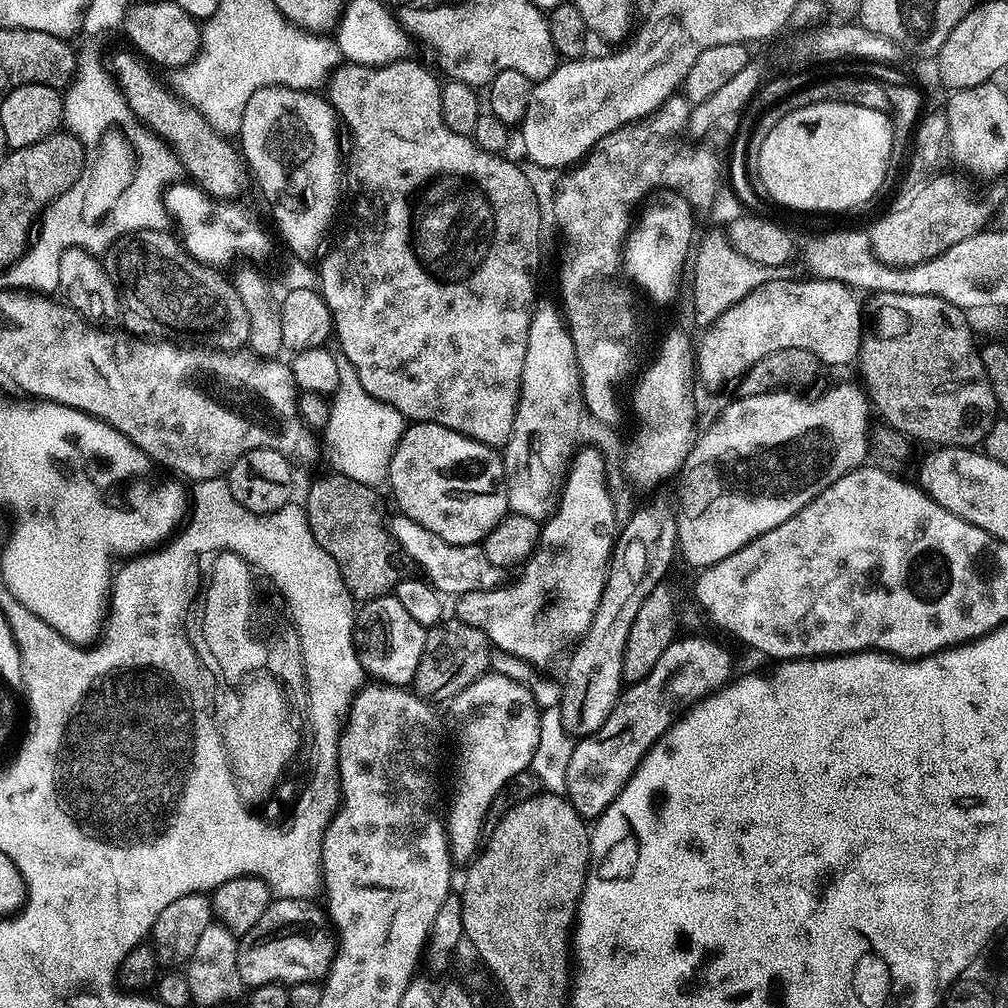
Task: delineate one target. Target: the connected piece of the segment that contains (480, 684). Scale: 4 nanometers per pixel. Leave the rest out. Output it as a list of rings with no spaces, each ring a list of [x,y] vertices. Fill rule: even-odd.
[[[488,672],[449,701],[456,734],[456,760],[446,831],[453,863],[465,865],[479,851],[482,826],[490,804],[516,773],[532,763],[540,737],[541,709],[529,687],[510,677]]]

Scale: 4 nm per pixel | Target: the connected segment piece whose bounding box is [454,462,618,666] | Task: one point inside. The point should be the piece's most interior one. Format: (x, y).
(555, 601)

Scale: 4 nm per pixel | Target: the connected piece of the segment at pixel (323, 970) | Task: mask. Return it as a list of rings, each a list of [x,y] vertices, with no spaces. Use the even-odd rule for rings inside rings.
[[[273,899],[268,909],[250,926],[245,936],[239,937],[236,961],[240,981],[249,989],[263,984],[315,984],[323,981],[332,969],[332,960],[336,956],[338,937],[333,929],[332,921],[325,909],[312,900],[281,900]]]

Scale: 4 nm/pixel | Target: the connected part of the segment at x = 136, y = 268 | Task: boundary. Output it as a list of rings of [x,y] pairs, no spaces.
[[[168,230],[128,232],[103,253],[102,263],[116,288],[123,327],[141,338],[185,340],[200,346],[215,346],[221,352],[243,349],[250,334],[250,320],[246,318],[235,283],[213,265],[195,260],[170,233]]]

